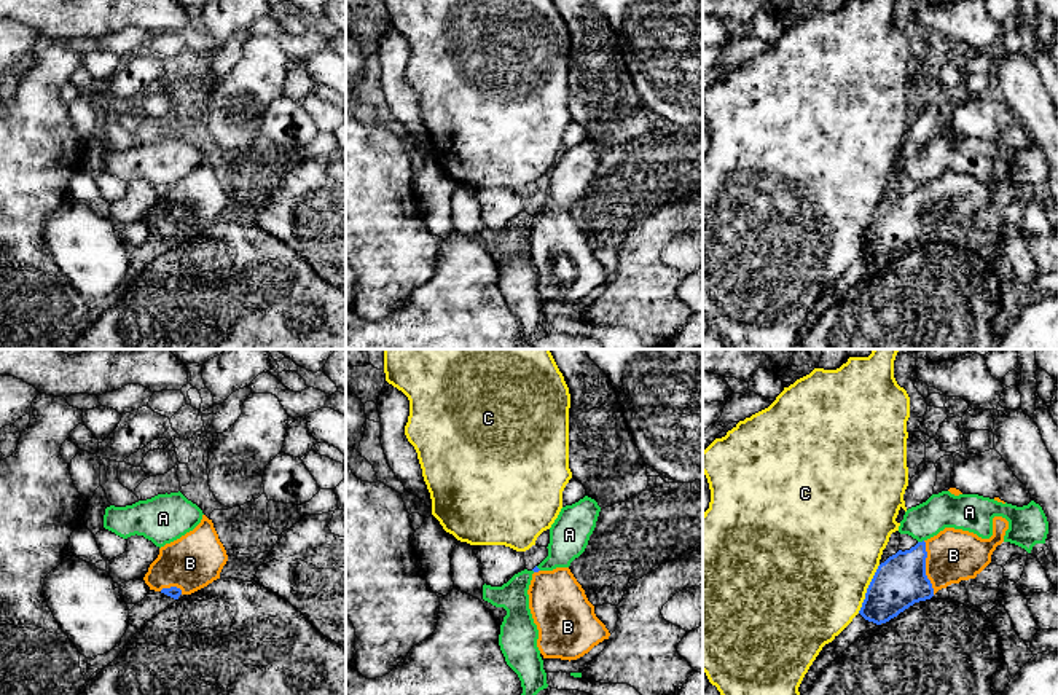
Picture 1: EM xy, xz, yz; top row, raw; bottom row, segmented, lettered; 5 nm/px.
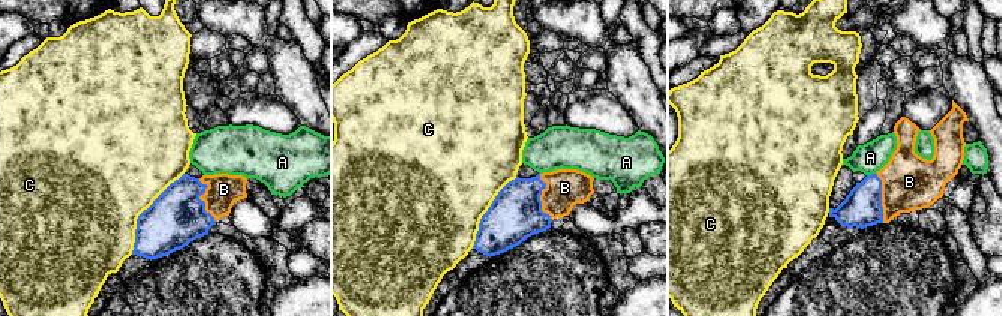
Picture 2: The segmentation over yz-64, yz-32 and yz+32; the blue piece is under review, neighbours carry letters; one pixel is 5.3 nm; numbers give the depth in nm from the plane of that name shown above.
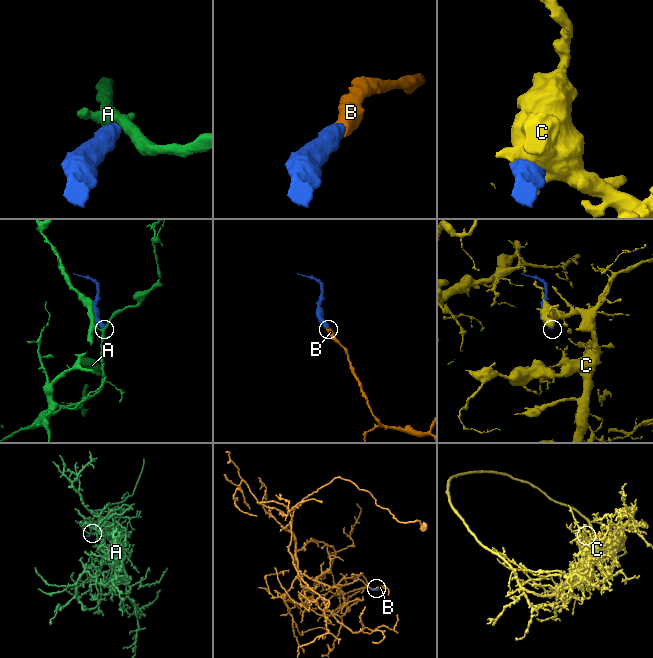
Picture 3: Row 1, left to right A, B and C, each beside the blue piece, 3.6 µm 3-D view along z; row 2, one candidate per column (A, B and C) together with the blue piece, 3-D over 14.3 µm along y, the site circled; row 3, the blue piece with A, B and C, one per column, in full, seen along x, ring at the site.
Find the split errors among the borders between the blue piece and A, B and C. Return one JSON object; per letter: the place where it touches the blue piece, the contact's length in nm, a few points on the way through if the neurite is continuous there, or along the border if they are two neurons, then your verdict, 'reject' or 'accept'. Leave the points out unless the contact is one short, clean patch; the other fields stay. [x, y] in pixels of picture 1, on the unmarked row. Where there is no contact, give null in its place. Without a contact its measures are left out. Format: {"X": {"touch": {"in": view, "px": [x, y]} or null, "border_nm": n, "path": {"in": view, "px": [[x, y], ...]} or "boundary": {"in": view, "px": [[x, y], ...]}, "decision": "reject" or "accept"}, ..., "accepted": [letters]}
{"A": {"touch": {"in": "yz", "px": [920, 185]}, "border_nm": 40, "boundary": {"in": "yz", "px": [[923, 182], [918, 185]]}, "decision": "reject"}, "B": {"touch": {"in": "yz", "px": [924, 211]}, "border_nm": 280, "path": {"in": "yz", "px": [[899, 225], [918, 217], [924, 211], [953, 198]]}, "decision": "accept"}, "C": {"touch": {"in": "yz", "px": [867, 231]}, "border_nm": 280, "decision": "reject"}, "accepted": ["B"]}

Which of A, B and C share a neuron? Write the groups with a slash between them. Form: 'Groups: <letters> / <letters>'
Groups: A / B / C

